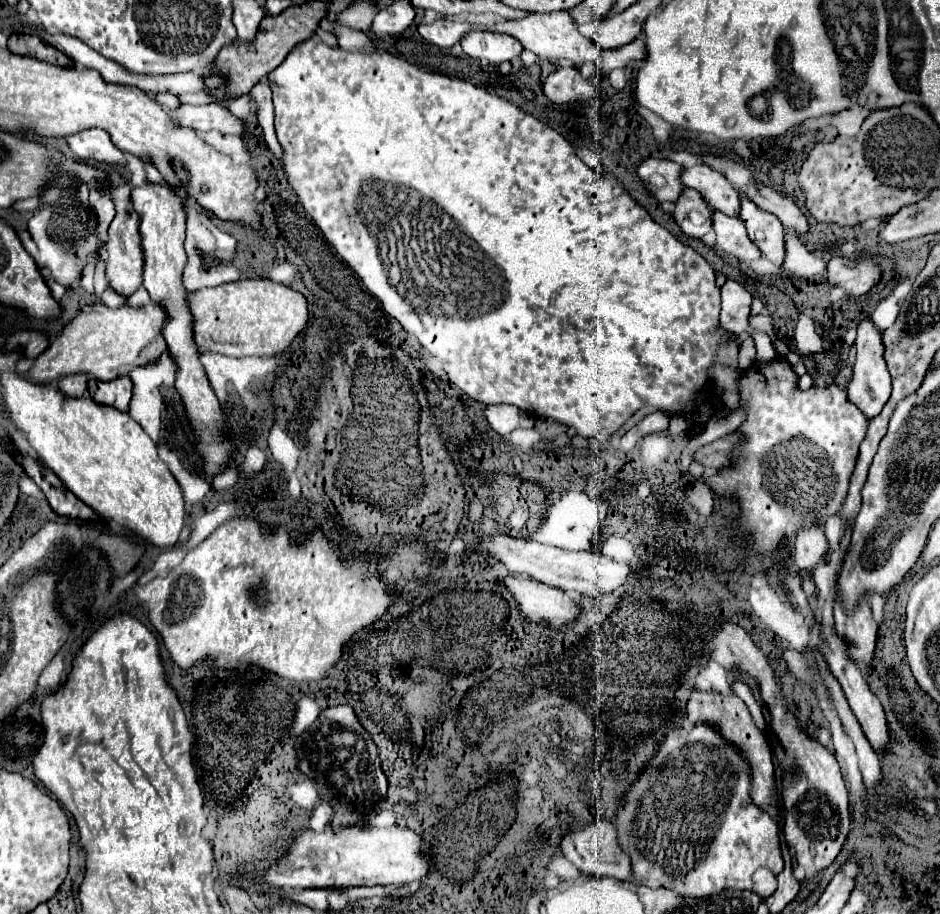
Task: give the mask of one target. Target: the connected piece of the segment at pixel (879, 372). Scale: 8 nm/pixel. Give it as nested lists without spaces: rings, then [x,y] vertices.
[[[865,316],[865,318],[859,322],[855,348],[857,348],[857,358],[855,358],[855,364],[853,364],[853,378],[851,378],[851,384],[849,384],[849,388],[847,388],[847,394],[849,394],[849,400],[851,400],[865,416],[873,418],[873,416],[877,416],[877,414],[881,412],[881,408],[883,408],[885,402],[889,400],[889,394],[891,394],[891,376],[889,376],[887,366],[885,366],[885,360],[883,360],[883,352],[885,352],[883,332],[875,328],[871,316]]]

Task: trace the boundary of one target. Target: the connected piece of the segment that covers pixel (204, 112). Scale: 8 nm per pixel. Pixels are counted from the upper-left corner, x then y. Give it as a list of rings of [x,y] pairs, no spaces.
[[[181,104],[181,108],[173,114],[173,118],[181,126],[191,126],[199,132],[217,130],[221,134],[235,134],[235,136],[245,136],[247,132],[247,122],[231,114],[225,104],[205,104],[205,106]]]

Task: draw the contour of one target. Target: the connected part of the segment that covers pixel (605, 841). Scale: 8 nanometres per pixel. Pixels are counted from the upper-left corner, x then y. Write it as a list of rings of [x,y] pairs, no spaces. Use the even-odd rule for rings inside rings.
[[[601,818],[599,826],[595,822],[589,822],[589,824],[583,824],[579,828],[573,828],[571,832],[567,832],[567,836],[563,836],[563,840],[561,840],[561,852],[583,874],[611,876],[611,878],[619,878],[619,880],[633,880],[629,856],[617,846],[615,836],[617,836],[617,832],[615,832],[613,824],[607,822],[605,818]]]

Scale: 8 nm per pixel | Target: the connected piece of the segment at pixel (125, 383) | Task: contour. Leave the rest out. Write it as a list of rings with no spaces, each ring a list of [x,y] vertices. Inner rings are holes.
[[[119,376],[119,378],[109,380],[109,382],[89,380],[89,394],[97,404],[113,406],[113,408],[123,410],[123,412],[129,410],[131,390],[133,390],[133,384],[127,376]]]

